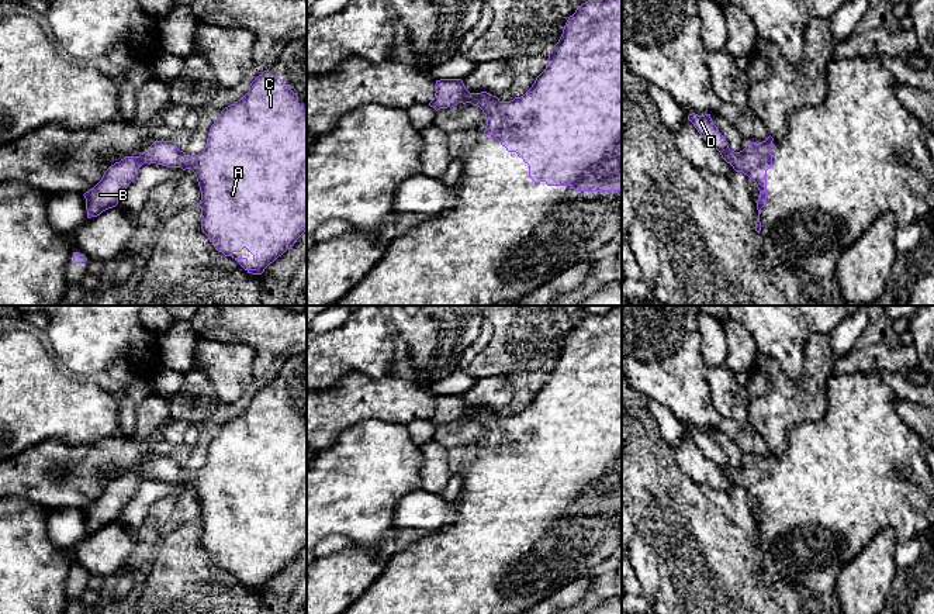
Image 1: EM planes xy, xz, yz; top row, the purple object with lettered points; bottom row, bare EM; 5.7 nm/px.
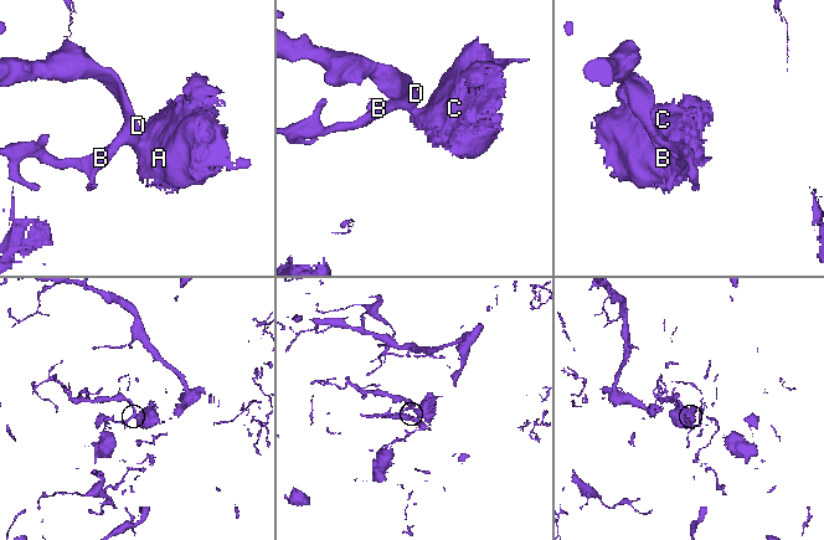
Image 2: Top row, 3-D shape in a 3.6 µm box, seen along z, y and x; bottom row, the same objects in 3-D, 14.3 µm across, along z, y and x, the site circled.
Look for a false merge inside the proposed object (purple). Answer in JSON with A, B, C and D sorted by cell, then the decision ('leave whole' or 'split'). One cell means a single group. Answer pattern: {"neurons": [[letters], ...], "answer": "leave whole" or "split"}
{"neurons": [["A", "B", "C", "D"]], "answer": "leave whole"}

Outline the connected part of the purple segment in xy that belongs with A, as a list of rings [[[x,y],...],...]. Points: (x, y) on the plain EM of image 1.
[[[269,384],[250,399],[249,407],[241,415],[221,427],[210,444],[205,463],[197,472],[187,472],[173,456],[156,456],[139,472],[125,472],[111,480],[101,496],[83,510],[87,534],[115,522],[143,479],[191,484],[196,489],[201,507],[198,521],[203,531],[203,548],[211,558],[218,558],[215,565],[225,572],[246,563],[259,583],[249,584],[248,573],[235,573],[235,576],[248,589],[262,590],[307,546],[307,425],[298,418],[298,411],[280,393],[270,391]]]

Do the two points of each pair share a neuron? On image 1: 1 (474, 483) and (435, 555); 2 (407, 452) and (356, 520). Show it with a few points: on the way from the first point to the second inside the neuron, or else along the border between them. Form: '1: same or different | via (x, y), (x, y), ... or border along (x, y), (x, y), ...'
1: same | via (474, 502), (474, 516), (453, 537)
2: same | via (390, 469), (359, 503)

